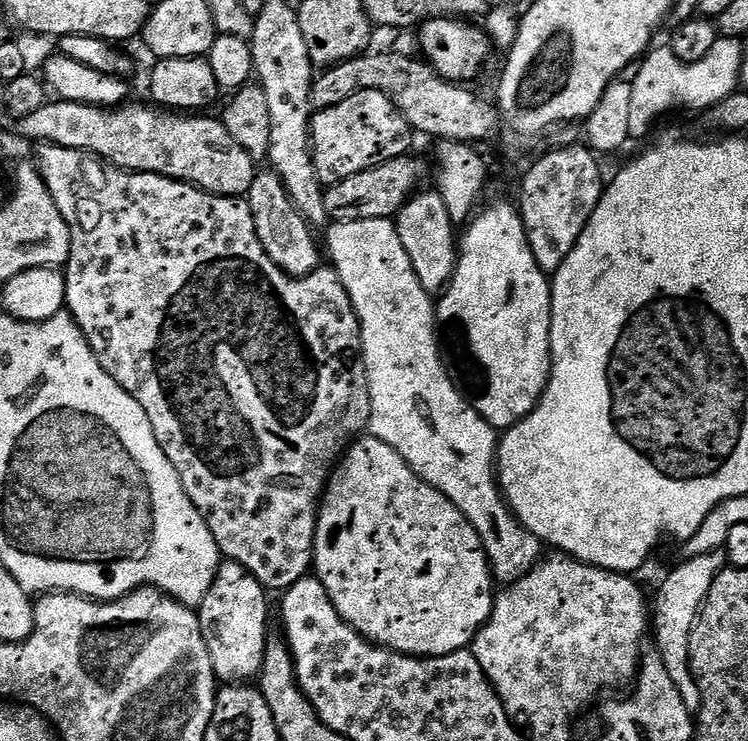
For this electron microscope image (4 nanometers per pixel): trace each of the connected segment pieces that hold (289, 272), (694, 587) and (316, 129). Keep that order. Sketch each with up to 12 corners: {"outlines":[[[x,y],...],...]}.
{"outlines":[[[276,172],[246,199],[270,262],[287,276],[321,267],[314,229]],[[723,549],[680,562],[652,602],[657,653],[691,713],[689,642]],[[386,94],[312,117],[325,186],[403,156],[414,130]]]}

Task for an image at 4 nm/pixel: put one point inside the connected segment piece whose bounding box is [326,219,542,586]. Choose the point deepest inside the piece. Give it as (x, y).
(417, 409)

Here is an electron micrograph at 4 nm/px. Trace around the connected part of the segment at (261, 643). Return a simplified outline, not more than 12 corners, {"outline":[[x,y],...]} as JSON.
{"outline":[[233,560],[198,605],[217,681],[259,677],[269,593]]}

